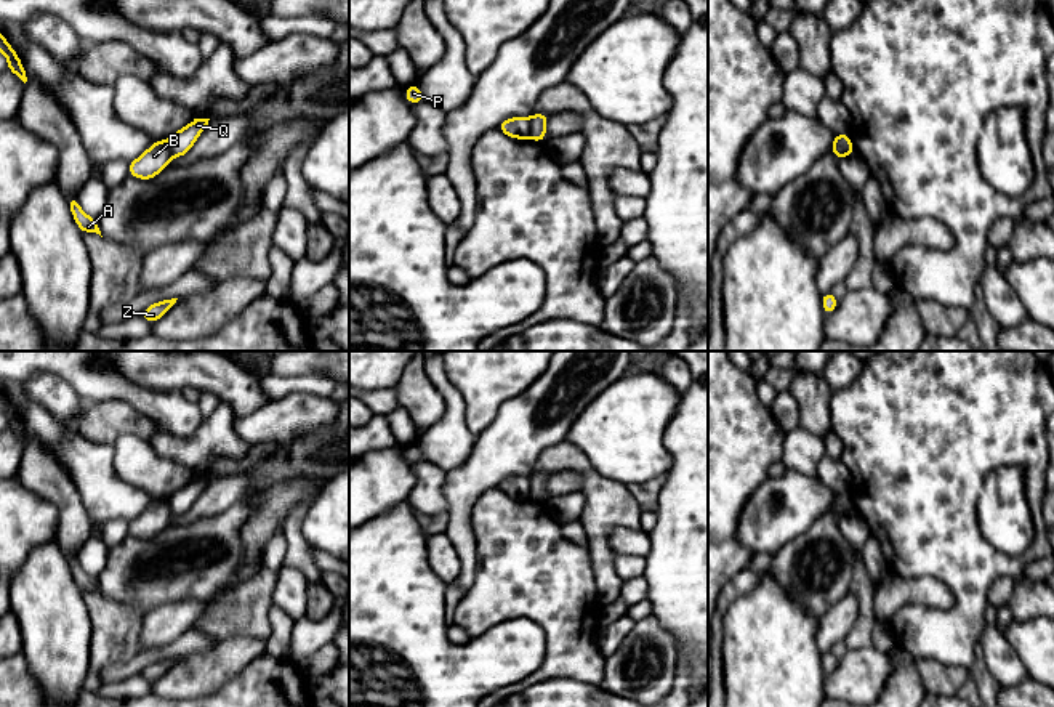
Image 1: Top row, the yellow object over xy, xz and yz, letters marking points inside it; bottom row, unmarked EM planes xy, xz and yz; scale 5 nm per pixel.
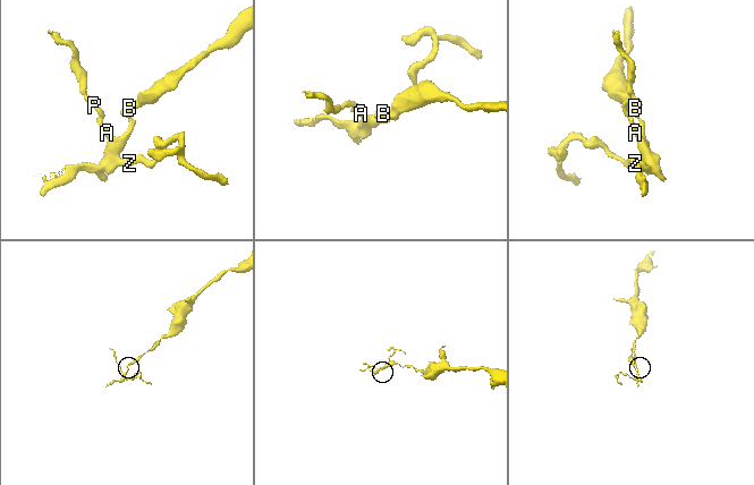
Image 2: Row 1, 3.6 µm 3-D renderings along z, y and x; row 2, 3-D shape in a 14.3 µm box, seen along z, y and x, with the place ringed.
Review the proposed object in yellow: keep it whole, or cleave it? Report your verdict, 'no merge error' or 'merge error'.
no merge error

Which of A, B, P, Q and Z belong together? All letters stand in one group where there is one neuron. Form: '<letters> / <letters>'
A B P Q Z

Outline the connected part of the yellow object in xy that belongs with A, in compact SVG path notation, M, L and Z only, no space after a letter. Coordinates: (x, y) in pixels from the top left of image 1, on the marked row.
M69 197L67 199L69 202L69 208L70 208L70 213L75 220L75 224L80 228L80 231L85 234L85 232L96 232L101 236L101 231L98 228L98 221L96 218L93 216L88 216L82 207L78 205L78 200L77 197Z

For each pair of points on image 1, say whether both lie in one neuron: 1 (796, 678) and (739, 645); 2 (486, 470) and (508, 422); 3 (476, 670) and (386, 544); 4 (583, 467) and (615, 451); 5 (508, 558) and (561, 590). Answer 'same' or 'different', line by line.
1: same
2: same
3: same
4: different
5: same

